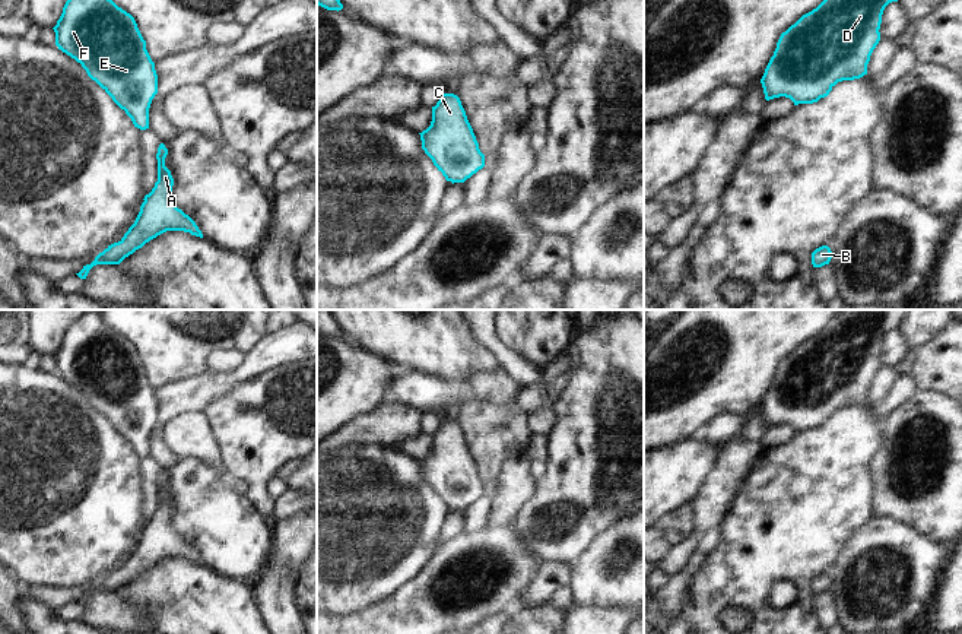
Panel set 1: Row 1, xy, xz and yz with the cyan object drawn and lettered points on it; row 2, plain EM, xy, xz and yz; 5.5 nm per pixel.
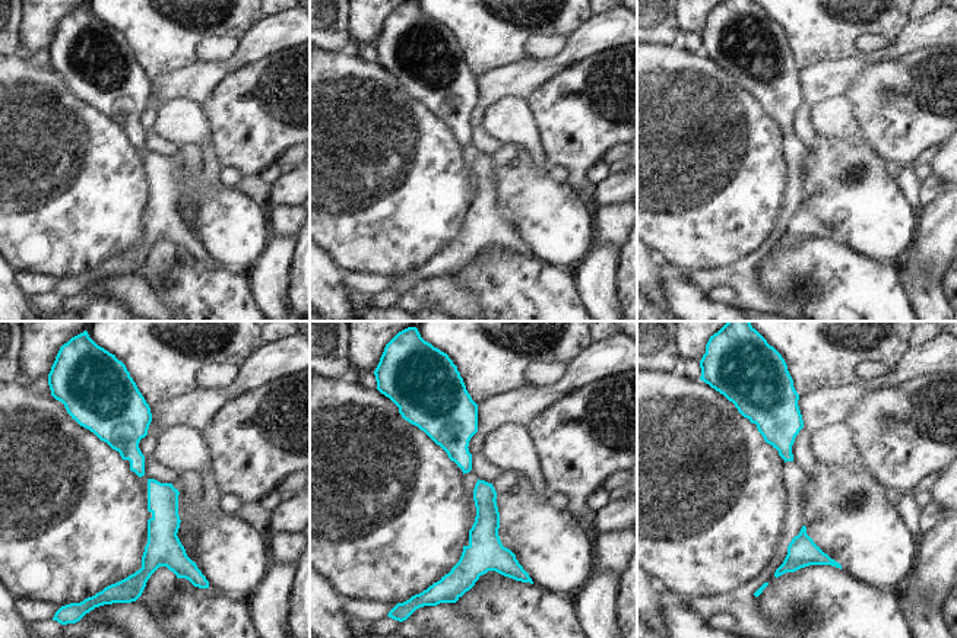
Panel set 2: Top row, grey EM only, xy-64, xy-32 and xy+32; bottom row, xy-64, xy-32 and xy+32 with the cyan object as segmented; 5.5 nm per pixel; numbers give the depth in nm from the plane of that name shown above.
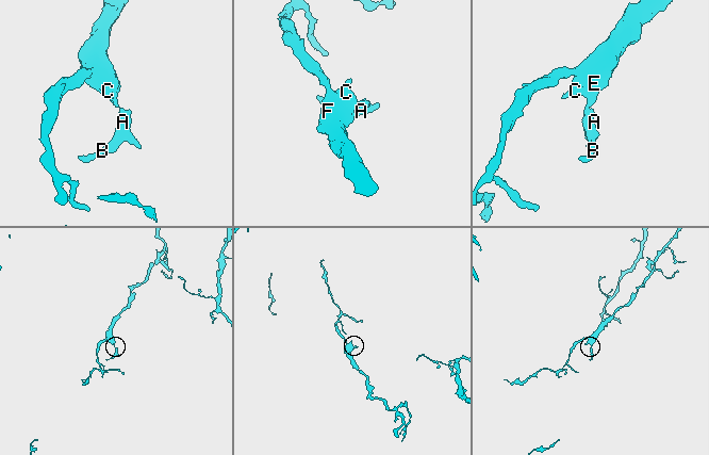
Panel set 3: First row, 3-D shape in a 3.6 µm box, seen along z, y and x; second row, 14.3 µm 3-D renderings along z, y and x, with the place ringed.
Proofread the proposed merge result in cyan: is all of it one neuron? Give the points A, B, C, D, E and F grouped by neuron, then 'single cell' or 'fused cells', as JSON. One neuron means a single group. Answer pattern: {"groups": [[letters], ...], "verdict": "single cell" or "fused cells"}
{"groups": [["A", "B", "C", "D", "E", "F"]], "verdict": "single cell"}

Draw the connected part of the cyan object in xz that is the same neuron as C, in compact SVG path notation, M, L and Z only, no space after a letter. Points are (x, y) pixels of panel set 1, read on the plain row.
M441 421L432 434L431 453L420 462L422 476L447 508L464 510L485 494L485 482L454 421Z

